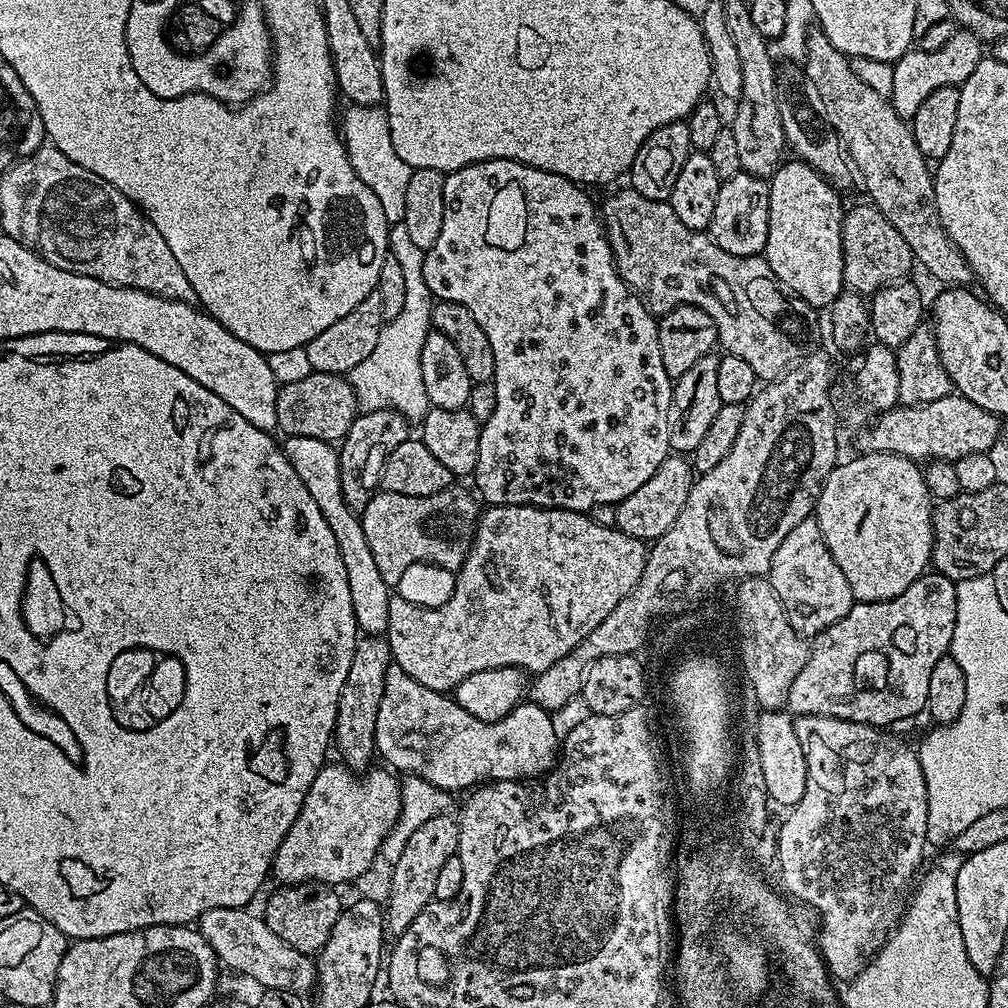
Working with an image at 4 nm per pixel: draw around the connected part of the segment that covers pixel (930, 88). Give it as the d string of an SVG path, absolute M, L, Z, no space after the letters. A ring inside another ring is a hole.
M967 30L953 31L952 37L946 46L938 46L938 50L922 50L913 47L903 52L892 64L894 70L894 90L890 97L892 109L903 118L911 121L914 114L918 114L918 106L922 101L934 94L934 90L954 88L966 82L970 74L974 74L974 66L982 59L982 41Z

